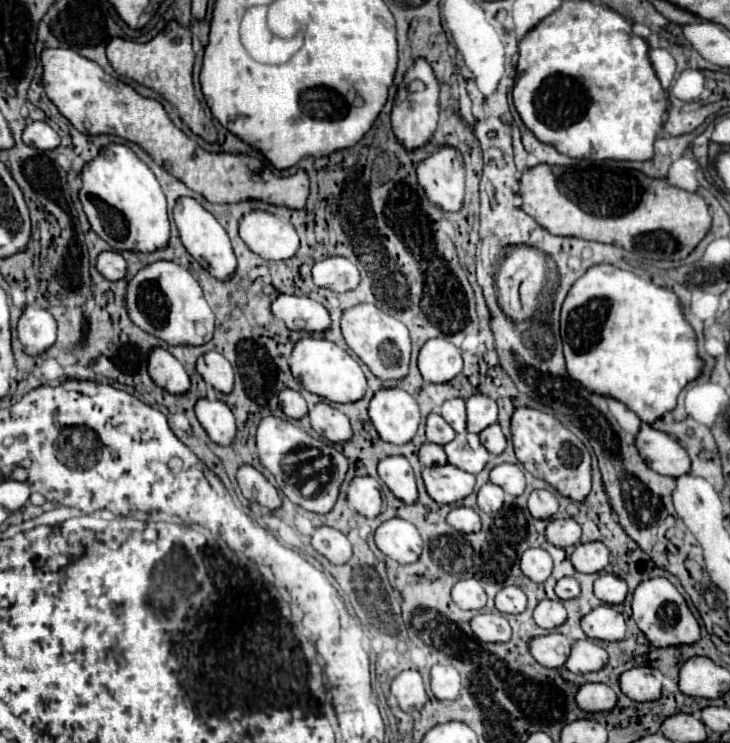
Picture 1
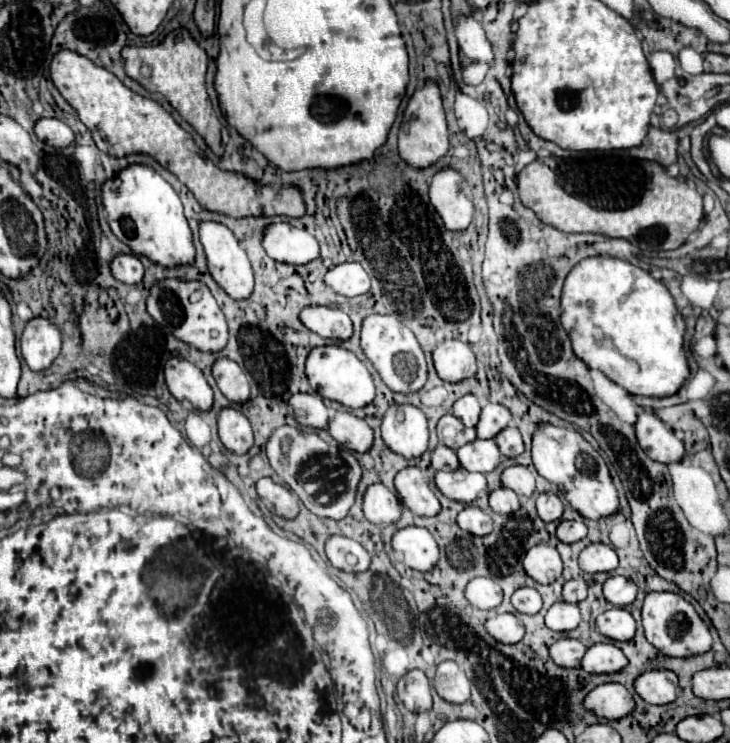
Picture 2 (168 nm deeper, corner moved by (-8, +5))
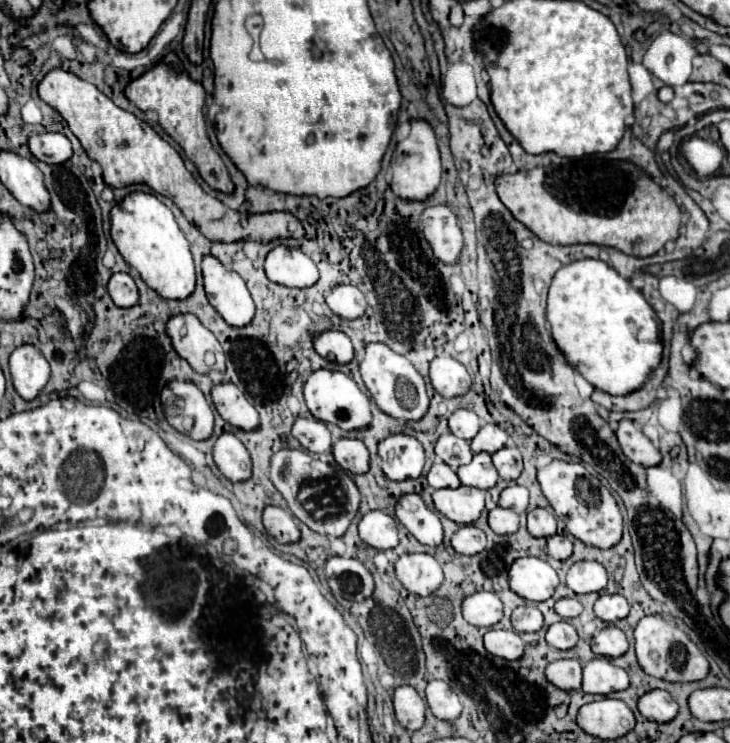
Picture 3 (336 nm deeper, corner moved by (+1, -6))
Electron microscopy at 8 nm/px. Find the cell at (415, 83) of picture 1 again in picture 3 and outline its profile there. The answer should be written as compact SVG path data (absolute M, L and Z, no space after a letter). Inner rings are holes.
M411 120L411 132L405 140L399 142L399 146L393 152L391 158L391 170L393 170L393 180L391 188L397 196L407 198L407 200L425 200L429 194L433 194L439 186L441 178L441 160L439 160L439 148L437 148L437 138L433 128L425 120Z

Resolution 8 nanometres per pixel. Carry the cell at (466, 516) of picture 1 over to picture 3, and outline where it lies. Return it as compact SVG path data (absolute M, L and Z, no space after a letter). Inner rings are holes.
M461 524L451 538L451 546L465 556L473 556L485 548L485 532L473 524Z

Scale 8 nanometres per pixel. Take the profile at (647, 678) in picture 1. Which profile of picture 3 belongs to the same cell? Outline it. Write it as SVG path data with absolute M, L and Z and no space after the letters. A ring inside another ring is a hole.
M651 690L637 702L641 716L653 722L669 722L677 716L677 702L667 690Z

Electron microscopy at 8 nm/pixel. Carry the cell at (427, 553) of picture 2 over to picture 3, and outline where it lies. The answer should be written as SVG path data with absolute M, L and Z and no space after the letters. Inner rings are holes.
M423 552L401 554L395 562L395 576L411 594L417 596L429 596L443 580L439 562L431 554Z

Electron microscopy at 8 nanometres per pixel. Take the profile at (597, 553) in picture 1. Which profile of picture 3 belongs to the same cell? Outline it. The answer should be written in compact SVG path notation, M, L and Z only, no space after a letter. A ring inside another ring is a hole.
M577 562L567 572L567 586L575 594L601 592L607 586L607 570L599 562Z

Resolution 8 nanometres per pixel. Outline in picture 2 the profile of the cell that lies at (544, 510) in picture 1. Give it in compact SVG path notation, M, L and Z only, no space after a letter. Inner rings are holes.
M542 493L538 495L536 499L536 509L538 509L538 515L542 521L550 523L550 521L560 521L562 519L562 499L558 495L552 495L552 493Z

